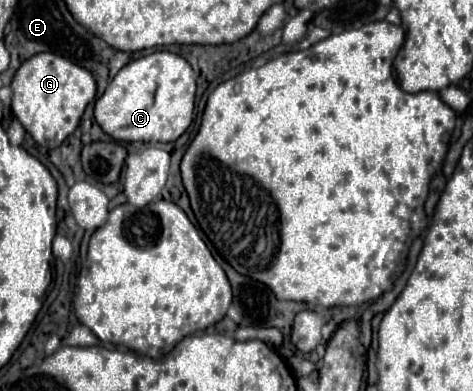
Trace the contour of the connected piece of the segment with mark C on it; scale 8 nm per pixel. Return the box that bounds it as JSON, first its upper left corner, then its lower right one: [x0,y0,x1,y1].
[95,51,197,141]

